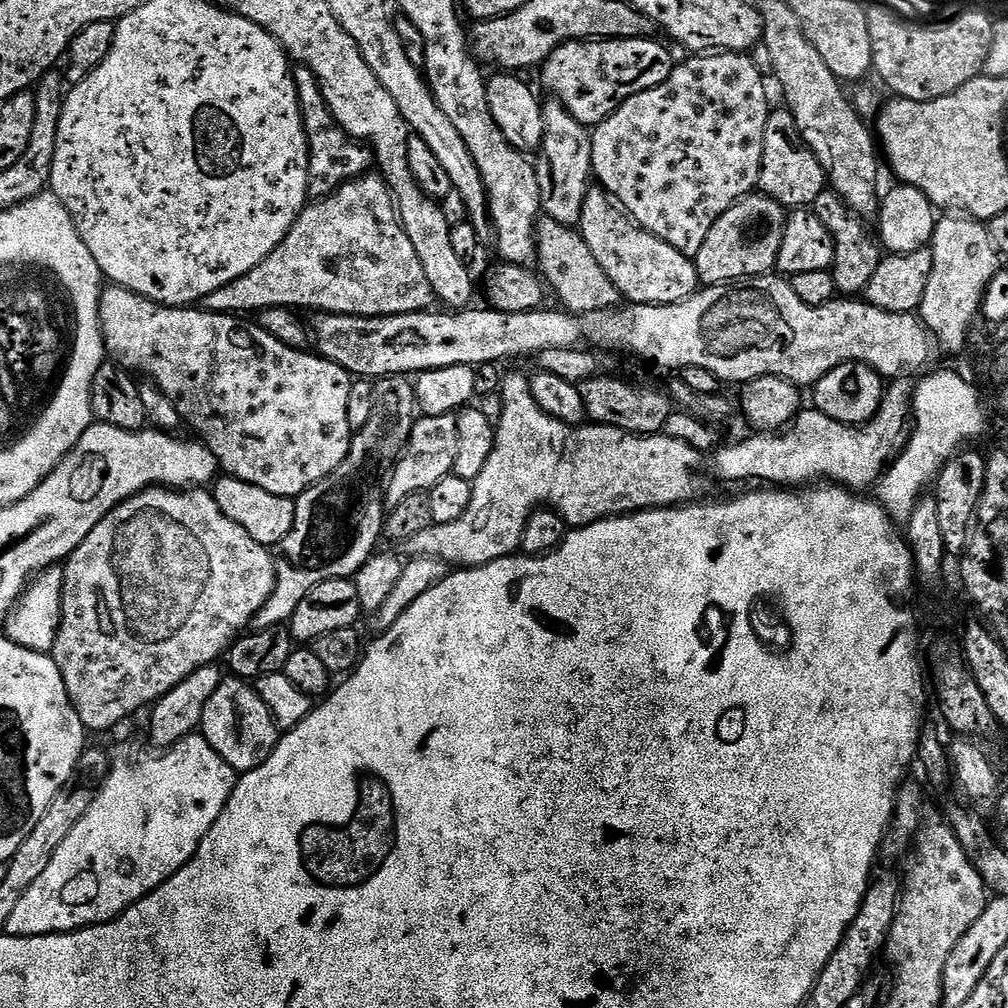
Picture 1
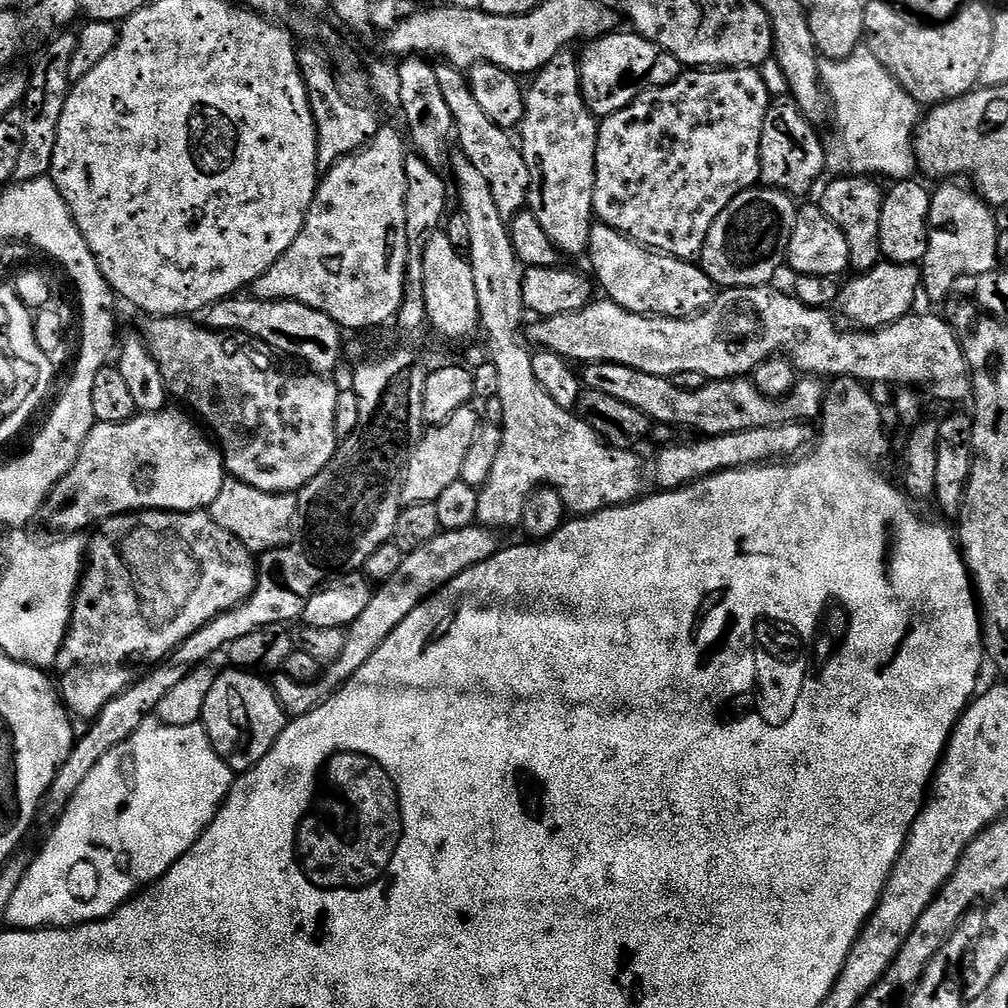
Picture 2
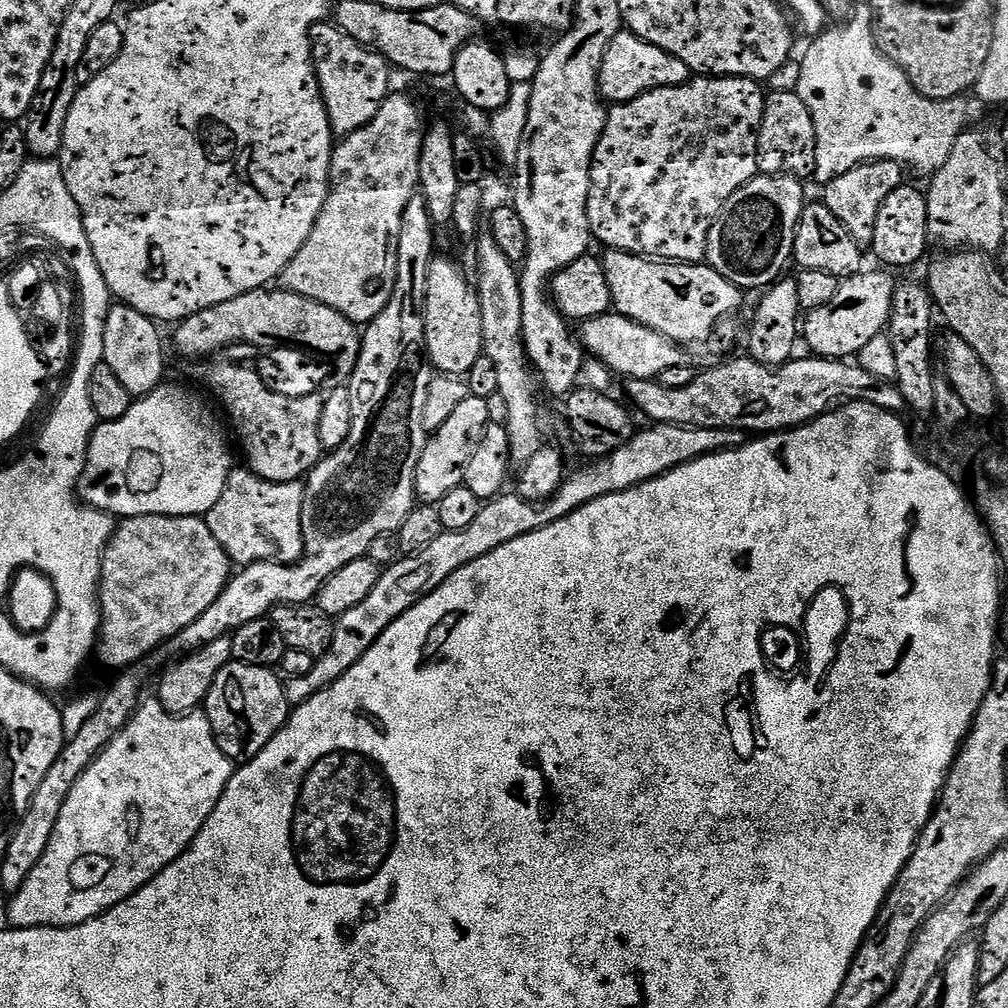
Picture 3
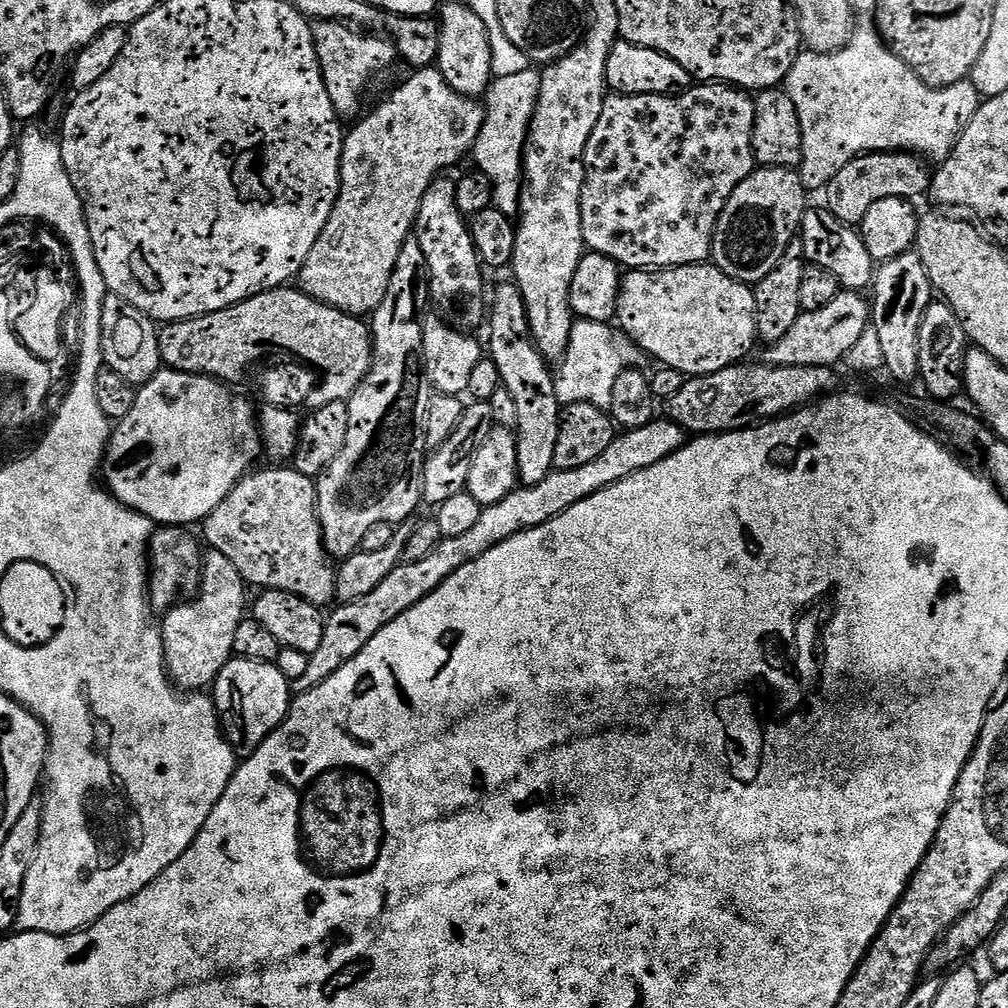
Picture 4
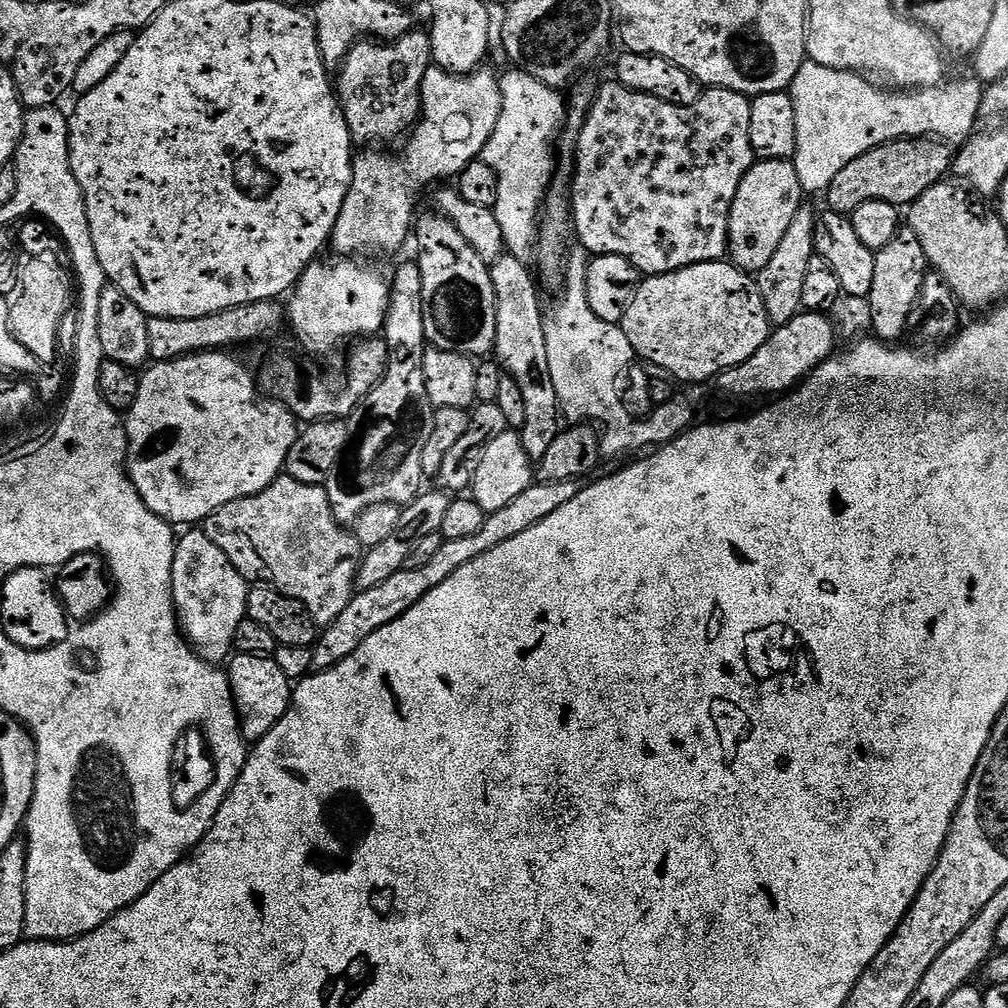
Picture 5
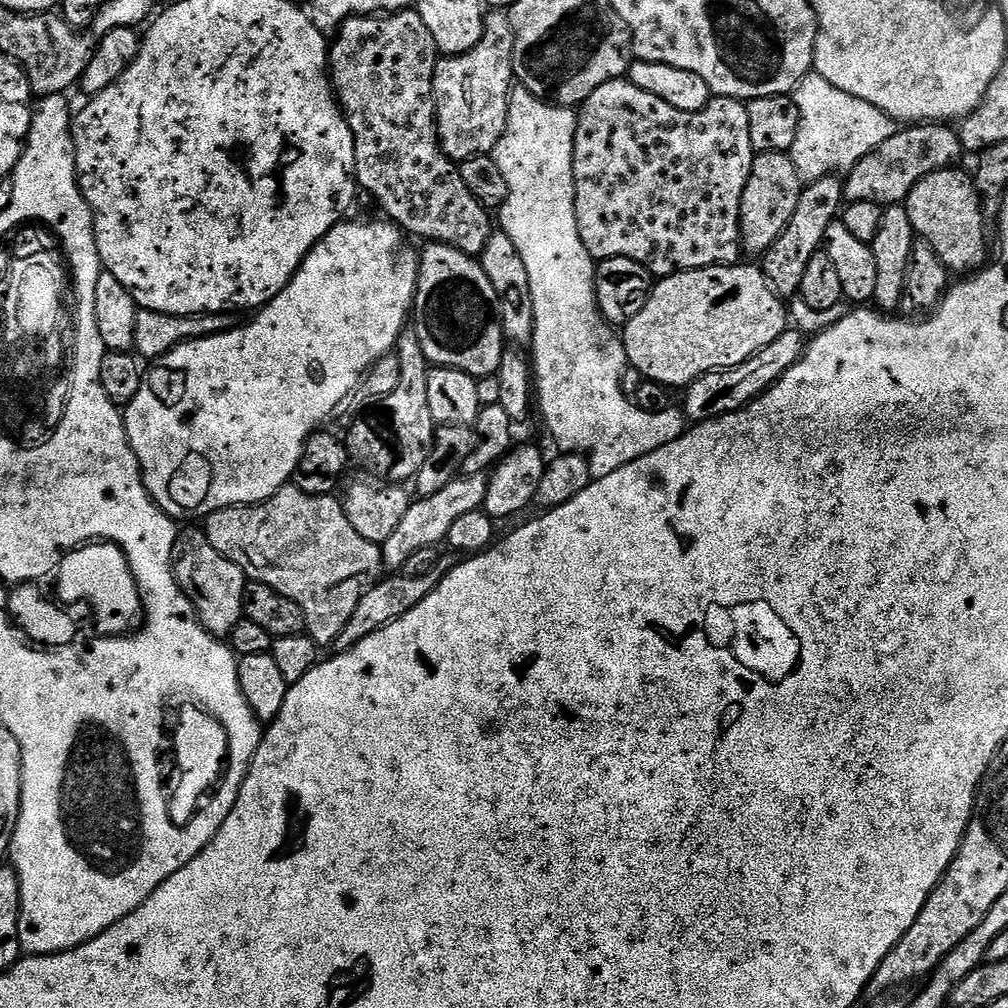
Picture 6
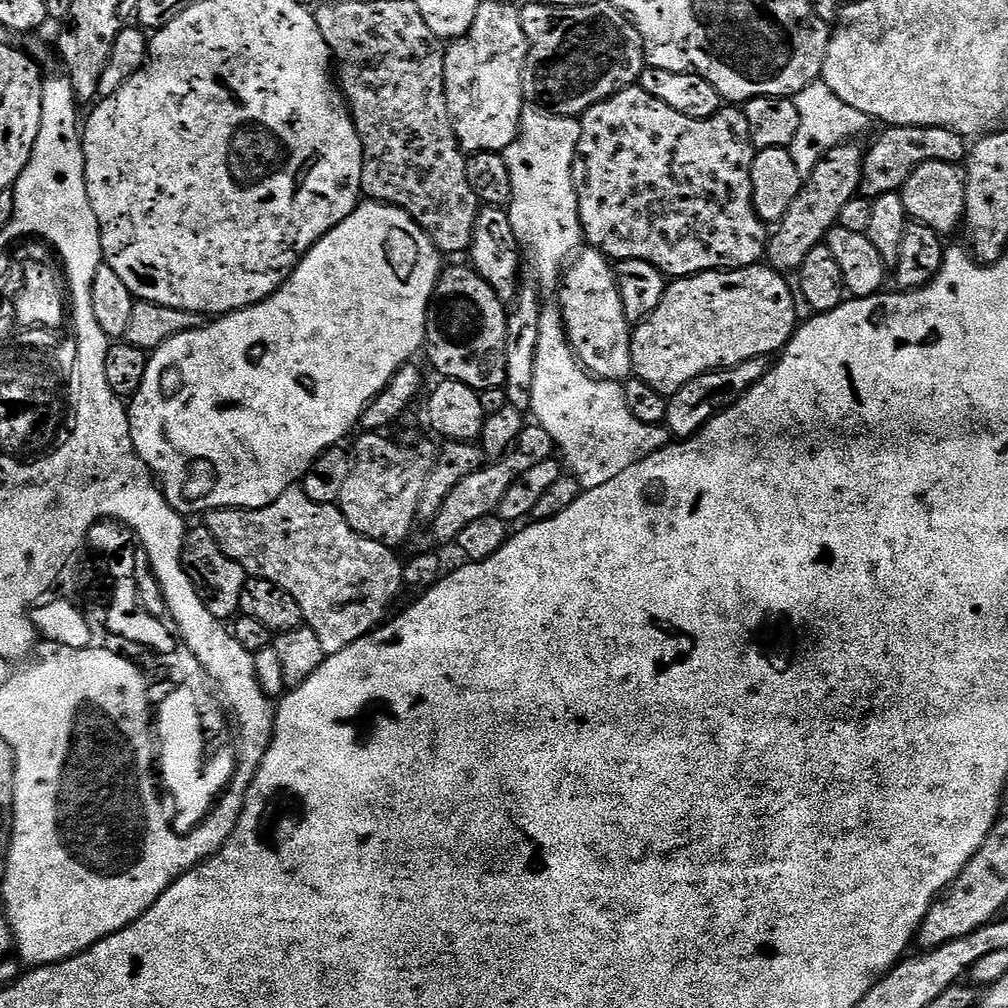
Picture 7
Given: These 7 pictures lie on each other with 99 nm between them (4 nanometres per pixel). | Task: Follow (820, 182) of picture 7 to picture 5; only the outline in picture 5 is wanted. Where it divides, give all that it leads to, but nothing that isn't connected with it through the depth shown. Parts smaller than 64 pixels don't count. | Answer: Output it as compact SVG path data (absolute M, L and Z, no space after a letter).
M801 206L798 214L794 214L794 219L790 221L790 227L786 229L786 235L782 237L778 250L774 250L774 254L770 257L770 262L766 262L762 271L755 273L754 279L762 294L768 320L774 326L790 322L802 311L802 286L806 269L810 258L816 255L814 230L817 215L817 209Z

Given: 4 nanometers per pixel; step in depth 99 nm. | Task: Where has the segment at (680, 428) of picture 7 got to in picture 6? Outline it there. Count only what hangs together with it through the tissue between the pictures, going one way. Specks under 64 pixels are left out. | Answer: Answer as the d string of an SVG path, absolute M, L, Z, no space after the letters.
M789 330L783 332L770 346L758 350L746 362L742 362L733 368L723 368L717 372L708 372L705 376L700 376L695 382L688 385L684 396L683 415L692 422L703 422L712 420L715 416L724 416L727 412L736 412L739 408L745 408L751 400L758 399L764 391L777 384L790 370L800 357L804 355L806 340L800 332Z

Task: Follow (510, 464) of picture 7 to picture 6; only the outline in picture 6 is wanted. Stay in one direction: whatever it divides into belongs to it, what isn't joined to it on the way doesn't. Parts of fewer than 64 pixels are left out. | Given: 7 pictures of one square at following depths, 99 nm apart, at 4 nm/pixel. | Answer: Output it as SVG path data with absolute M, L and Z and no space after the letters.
M484 474L479 476L461 475L454 482L450 482L450 486L442 486L442 490L438 490L438 494L413 499L409 503L402 522L398 522L394 534L390 534L390 538L386 538L386 542L382 545L385 569L392 574L399 573L406 566L406 561L416 551L443 545L450 534L450 526L454 526L454 522L458 518L483 509L488 481L489 477Z

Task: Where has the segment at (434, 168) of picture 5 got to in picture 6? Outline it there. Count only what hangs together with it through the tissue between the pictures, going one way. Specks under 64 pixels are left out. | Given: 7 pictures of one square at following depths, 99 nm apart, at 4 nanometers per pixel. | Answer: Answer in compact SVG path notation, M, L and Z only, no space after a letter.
M492 10L485 15L484 33L474 50L437 63L436 125L440 147L452 160L487 156L502 138L508 121L508 98L514 87L513 50L514 34L507 11Z

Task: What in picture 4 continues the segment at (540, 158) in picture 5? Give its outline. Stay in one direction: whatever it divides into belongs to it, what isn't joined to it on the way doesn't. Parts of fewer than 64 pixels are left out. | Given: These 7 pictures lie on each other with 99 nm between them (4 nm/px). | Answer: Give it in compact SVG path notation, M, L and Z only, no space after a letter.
M530 66L526 70L507 78L493 79L486 93L486 107L482 130L472 147L471 159L476 159L475 167L490 178L494 190L493 205L502 214L515 217L520 211L520 182L524 178L524 147L528 137L528 127L534 118L540 94L540 72Z

